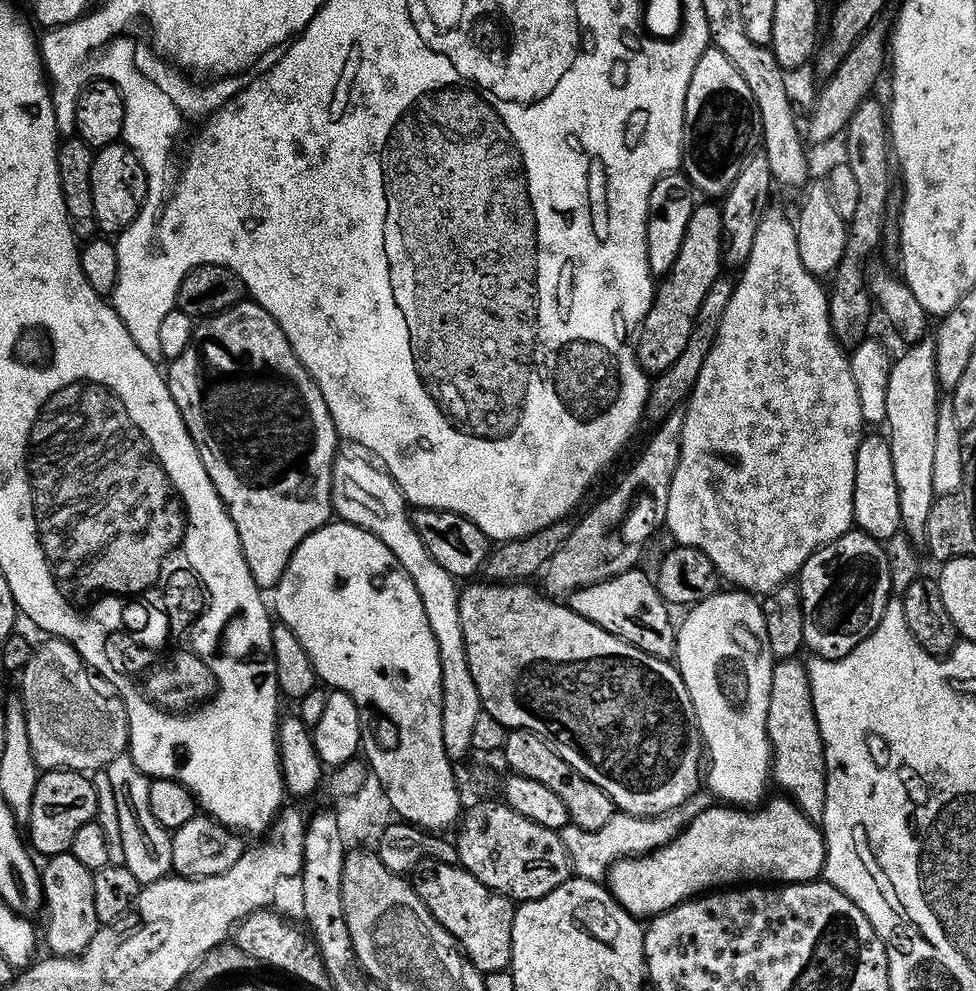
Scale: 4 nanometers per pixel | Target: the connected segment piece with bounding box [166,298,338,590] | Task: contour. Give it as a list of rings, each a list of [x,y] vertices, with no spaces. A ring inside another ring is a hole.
[[[245,298],[240,303],[230,306],[224,312],[216,312],[213,316],[205,316],[193,327],[192,343],[178,358],[167,365],[166,379],[168,389],[174,398],[174,406],[178,406],[178,414],[182,414],[182,422],[186,422],[186,430],[198,450],[198,458],[202,458],[202,466],[206,466],[206,474],[210,474],[210,482],[214,482],[214,490],[224,503],[230,522],[234,522],[234,530],[238,530],[238,542],[242,546],[242,554],[246,558],[246,566],[261,590],[275,589],[282,578],[290,558],[296,547],[314,530],[329,523],[333,519],[332,510],[332,467],[338,455],[338,437],[336,427],[330,418],[330,410],[326,406],[326,398],[322,398],[322,390],[312,380],[312,376],[300,361],[300,356],[292,348],[286,338],[282,326],[260,304]]]

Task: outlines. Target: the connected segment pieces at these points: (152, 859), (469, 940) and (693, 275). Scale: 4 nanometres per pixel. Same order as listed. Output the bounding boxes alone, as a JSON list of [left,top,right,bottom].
[[106,754,172,886],[410,858,516,974],[636,203,724,374]]

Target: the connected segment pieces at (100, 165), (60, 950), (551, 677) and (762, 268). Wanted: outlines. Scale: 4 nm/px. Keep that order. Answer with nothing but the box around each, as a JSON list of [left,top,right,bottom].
[[90,142,147,233],[41,851,100,956],[458,582,702,817],[663,206,866,594]]

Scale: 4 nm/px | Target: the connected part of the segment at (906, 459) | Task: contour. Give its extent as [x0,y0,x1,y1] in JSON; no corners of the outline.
[884,338,942,542]

